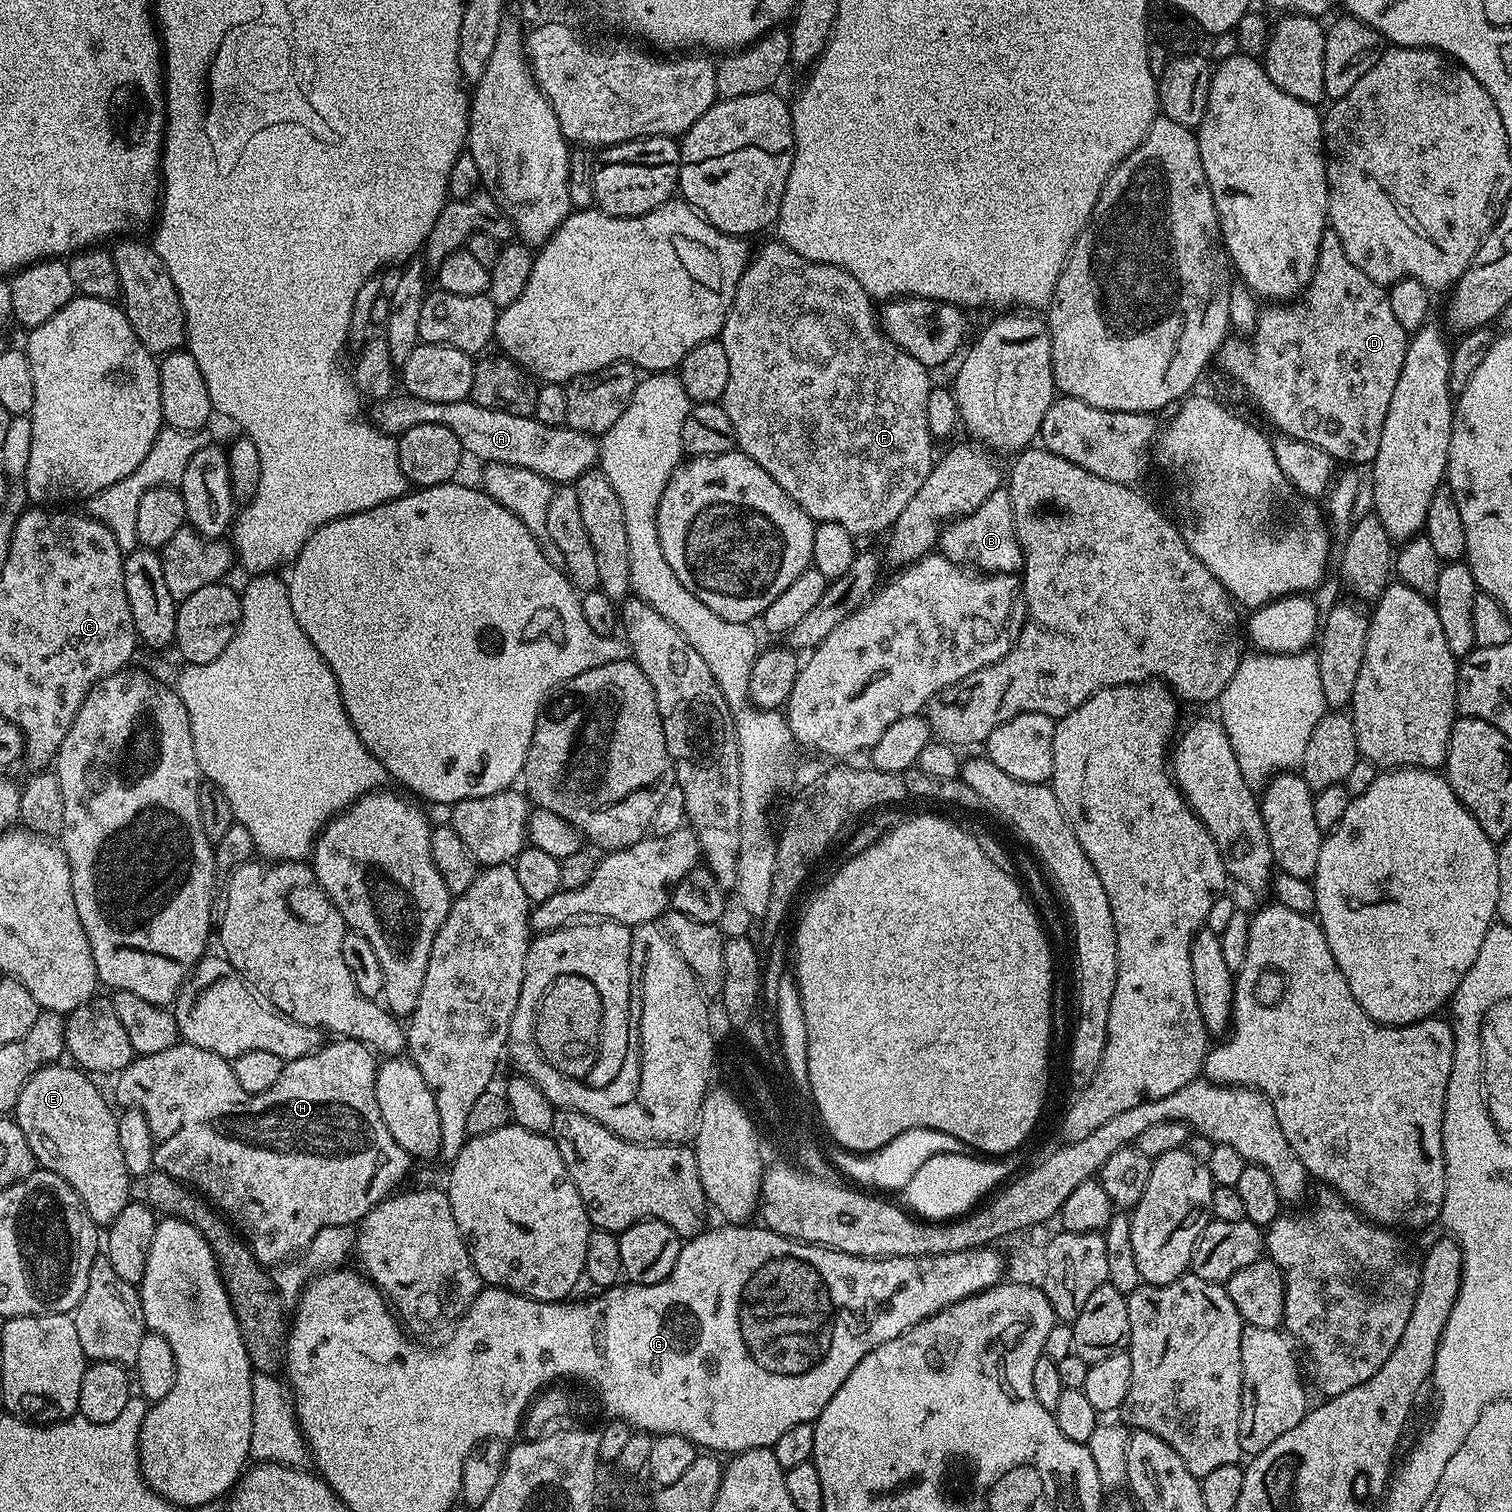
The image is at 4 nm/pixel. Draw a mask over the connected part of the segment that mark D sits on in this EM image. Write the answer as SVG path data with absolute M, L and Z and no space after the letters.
M1325 231L1322 242L1320 243L1320 249L1318 250L1318 258L1316 259L1316 269L1314 274L1310 278L1310 282L1304 287L1304 291L1299 296L1295 297L1291 302L1276 302L1271 306L1265 307L1263 311L1259 313L1257 318L1257 324L1255 330L1253 330L1248 338L1229 338L1224 341L1224 345L1220 347L1218 353L1218 364L1220 360L1220 368L1233 380L1234 383L1240 384L1240 388L1249 396L1250 399L1256 403L1256 408L1269 420L1270 423L1276 427L1277 433L1290 436L1294 440L1301 440L1302 442L1310 442L1314 446L1318 446L1322 450L1326 450L1326 454L1330 454L1338 462L1346 463L1348 466L1356 466L1352 464L1364 464L1364 466L1371 465L1372 459L1378 454L1378 442L1382 442L1382 426L1386 422L1386 410L1390 410L1390 397L1394 394L1394 386L1398 386L1398 374L1402 374L1402 362L1406 362L1406 350L1408 349L1408 342L1410 334L1406 330L1402 330L1401 324L1394 319L1394 313L1390 310L1390 298L1388 297L1388 288L1383 284L1376 284L1370 278L1366 278L1366 274L1362 274L1362 270L1358 270L1358 266L1354 266L1354 262L1350 262L1350 258L1346 258L1346 250L1342 246L1342 242L1338 238L1338 234L1334 231Z

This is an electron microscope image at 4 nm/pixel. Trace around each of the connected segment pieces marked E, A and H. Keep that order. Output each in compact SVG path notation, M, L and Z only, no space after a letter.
M57 1062L37 1070L18 1094L14 1119L30 1142L37 1165L57 1172L78 1194L93 1222L107 1226L130 1202L130 1175L118 1142L118 1116L96 1089L95 1079L79 1067L71 1067Z
M393 394L375 405L371 419L381 432L397 438L404 435L406 430L414 430L414 426L446 426L454 438L458 438L461 449L472 456L477 456L484 464L509 464L526 470L534 470L534 474L542 474L542 478L551 480L553 485L568 486L582 474L593 471L600 458L600 445L597 437L579 432L567 426L546 426L538 422L535 416L519 416L510 414L503 408L487 408L476 404L471 398L462 402L426 402L426 398Z
M333 1039L333 1044L325 1043L316 1052L306 1054L297 1060L285 1063L282 1074L278 1074L278 1082L270 1086L270 1090L250 1094L238 1086L238 1078L234 1078L234 1070L231 1063L225 1057L214 1054L210 1050L202 1050L202 1046L194 1046L187 1042L177 1042L170 1046L170 1050L161 1050L159 1054L146 1054L136 1056L131 1064L124 1067L116 1080L116 1100L121 1104L121 1109L139 1109L145 1116L150 1134L153 1136L153 1162L159 1171L179 1180L185 1185L191 1186L197 1193L203 1194L231 1223L235 1231L246 1241L249 1248L256 1256L256 1261L265 1266L280 1264L288 1260L292 1255L303 1253L308 1243L318 1234L318 1230L330 1226L359 1225L364 1215L384 1199L393 1190L399 1189L408 1172L408 1167L414 1164L413 1157L408 1155L398 1142L394 1142L394 1134L386 1130L386 1122L382 1122L382 1110L378 1110L376 1101L376 1070L377 1057L367 1044L361 1044L359 1040Z

